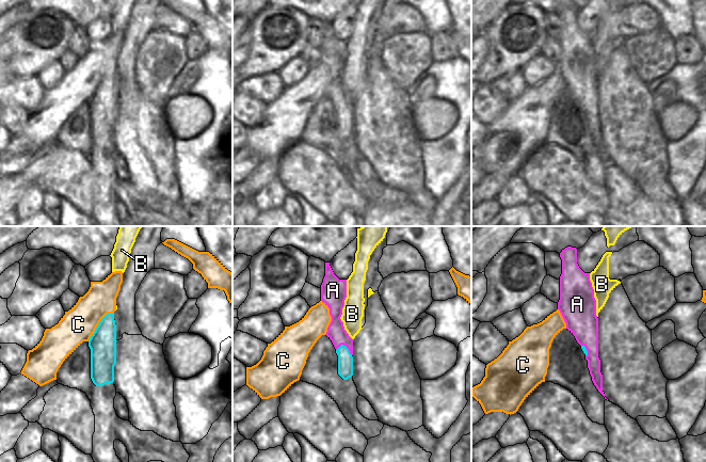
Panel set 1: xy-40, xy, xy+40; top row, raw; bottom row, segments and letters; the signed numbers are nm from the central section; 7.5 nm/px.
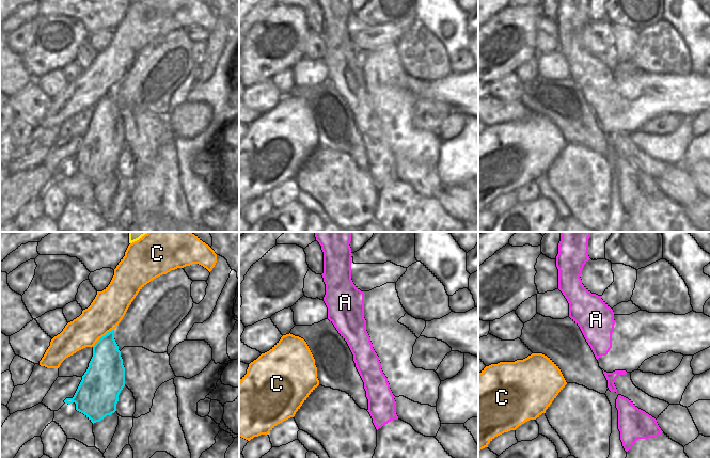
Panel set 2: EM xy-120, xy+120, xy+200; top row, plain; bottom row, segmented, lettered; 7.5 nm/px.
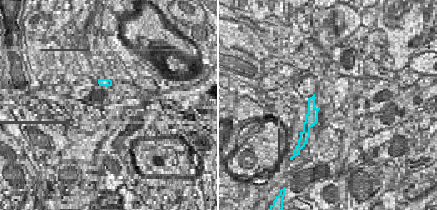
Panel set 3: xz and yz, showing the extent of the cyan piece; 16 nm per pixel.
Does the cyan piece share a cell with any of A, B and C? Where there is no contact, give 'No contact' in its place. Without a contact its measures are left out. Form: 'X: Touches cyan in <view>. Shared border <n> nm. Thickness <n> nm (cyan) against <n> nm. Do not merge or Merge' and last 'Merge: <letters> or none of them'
A: Touches cyan in xy. Shared border 130 nm. Thickness 110 nm (cyan) against 140 nm. Do not merge
B: No contact. Merge
C: Touches cyan in xy-40. Shared border 300 nm. Thickness 200 nm (cyan) against 260 nm. Do not merge
Merge: B

